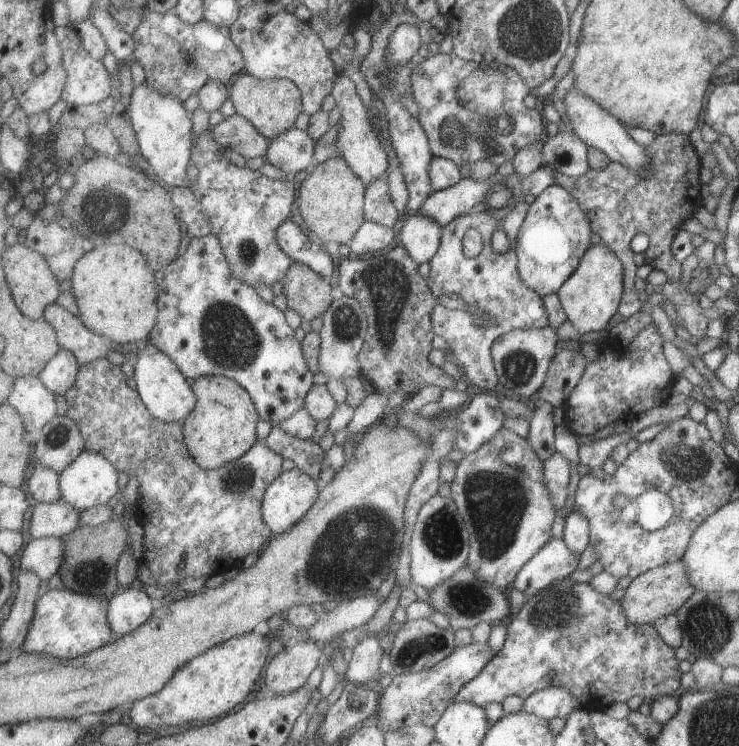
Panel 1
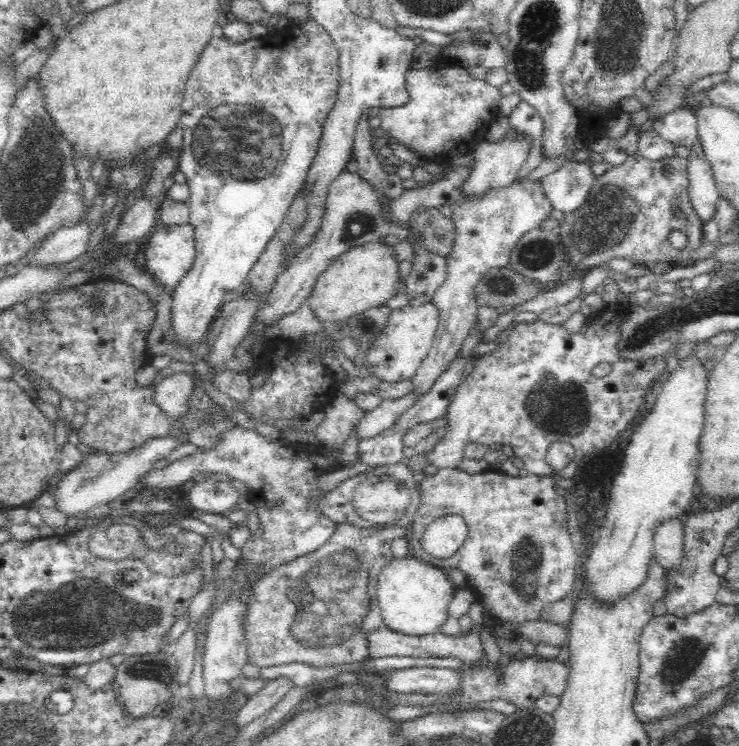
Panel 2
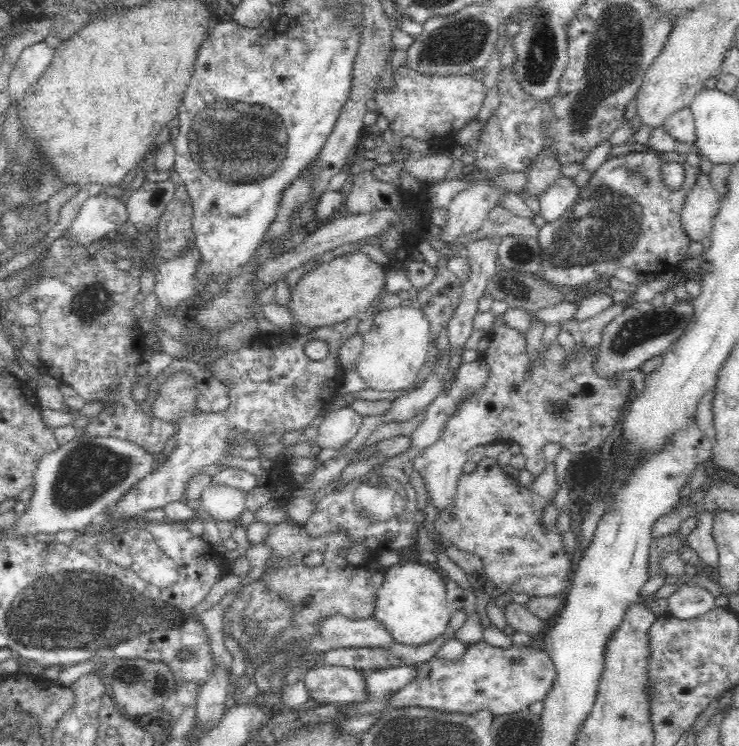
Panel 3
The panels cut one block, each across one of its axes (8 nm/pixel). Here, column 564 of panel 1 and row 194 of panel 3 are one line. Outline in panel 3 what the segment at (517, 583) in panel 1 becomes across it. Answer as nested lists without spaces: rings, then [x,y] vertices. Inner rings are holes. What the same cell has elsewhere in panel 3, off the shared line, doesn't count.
[[[561,175],[539,198],[539,215],[544,218],[546,223],[560,218],[571,206],[576,204],[578,192],[574,179]]]

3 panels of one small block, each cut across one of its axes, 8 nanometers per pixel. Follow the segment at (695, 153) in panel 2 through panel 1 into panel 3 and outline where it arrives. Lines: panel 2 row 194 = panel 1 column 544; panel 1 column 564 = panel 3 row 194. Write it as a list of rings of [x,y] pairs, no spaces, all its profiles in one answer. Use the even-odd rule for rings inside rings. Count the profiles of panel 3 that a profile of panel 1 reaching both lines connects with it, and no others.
[[[700,172],[686,196],[680,226],[690,242],[698,242],[711,234],[714,216],[718,214],[718,193],[712,181]]]

